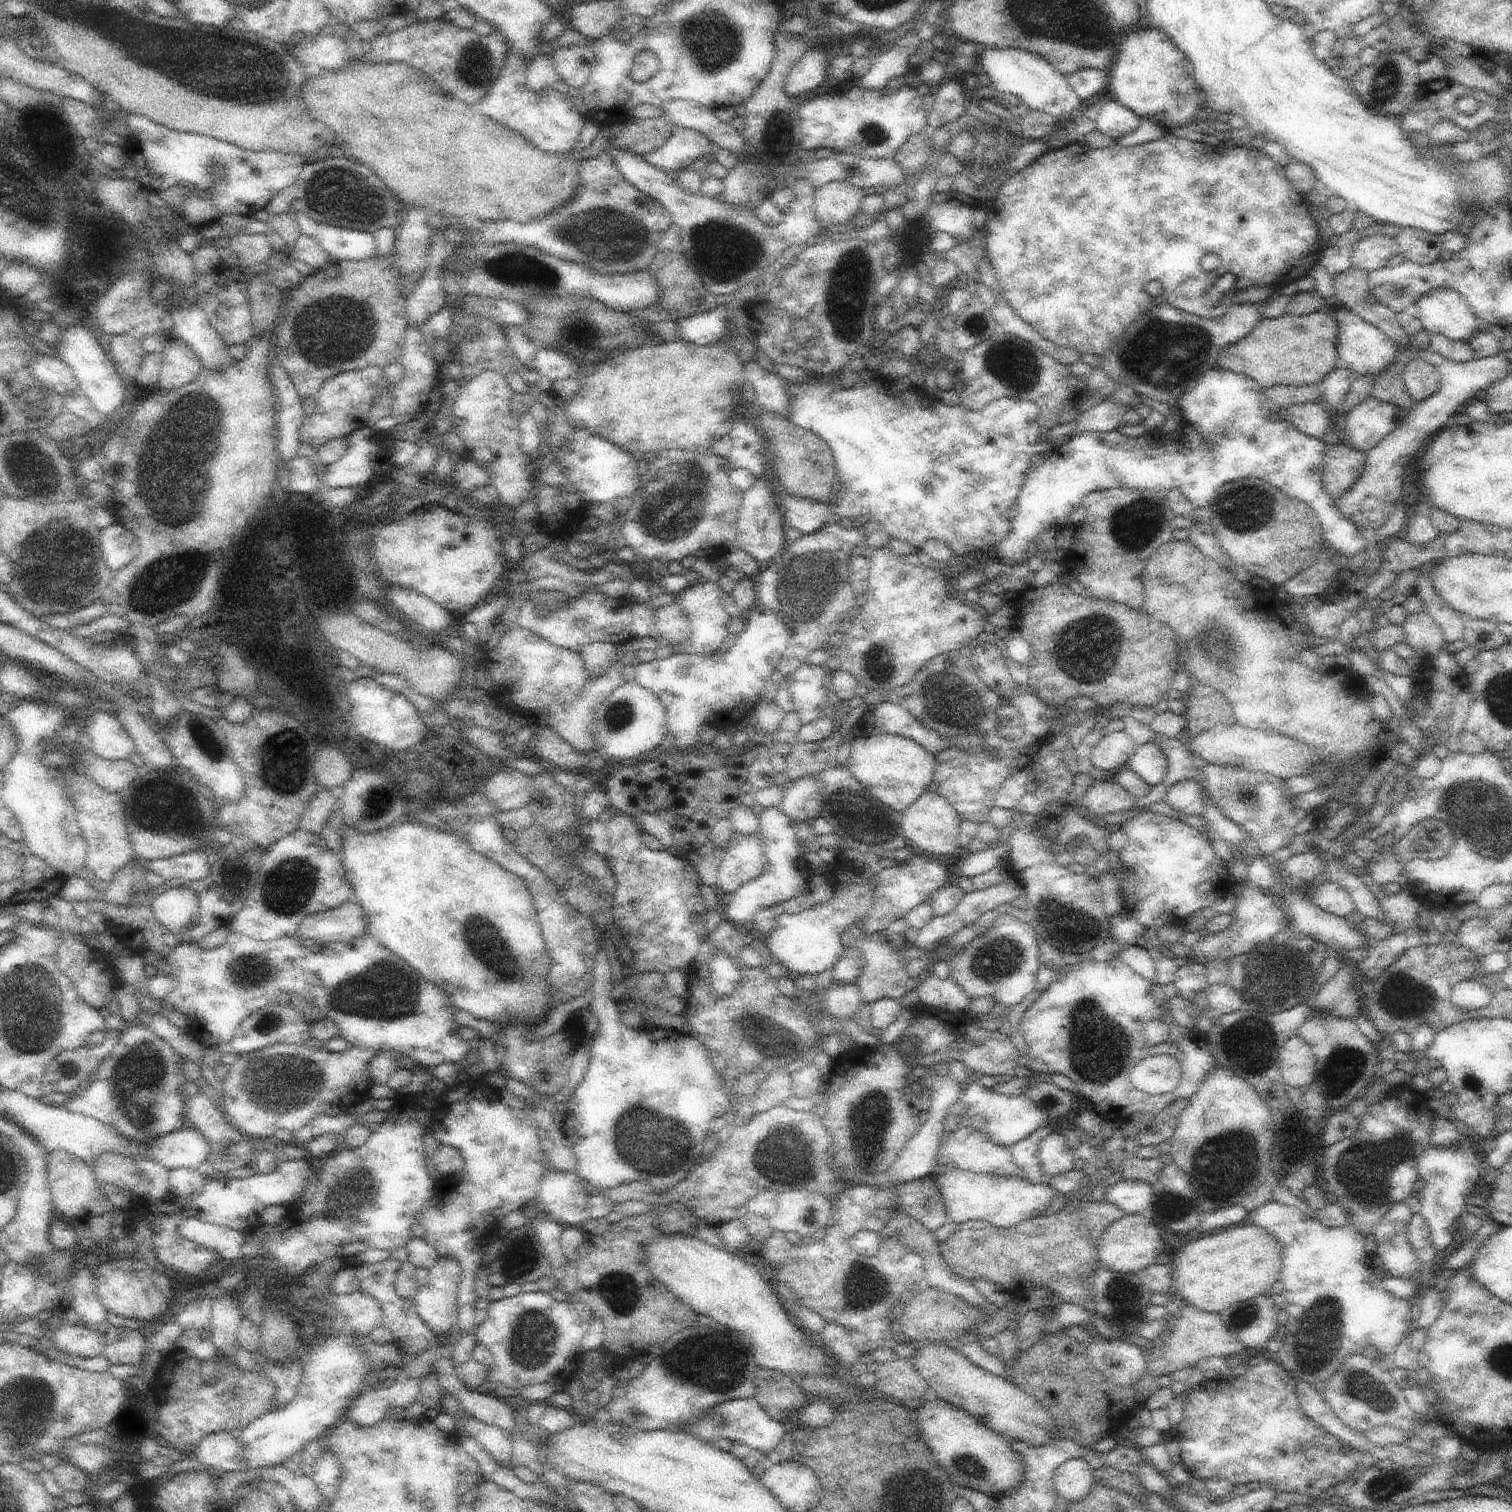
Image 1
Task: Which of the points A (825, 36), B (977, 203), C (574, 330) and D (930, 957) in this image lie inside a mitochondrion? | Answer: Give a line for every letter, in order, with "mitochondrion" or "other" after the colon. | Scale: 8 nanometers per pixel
A: other
B: other
C: mitochondrion
D: other

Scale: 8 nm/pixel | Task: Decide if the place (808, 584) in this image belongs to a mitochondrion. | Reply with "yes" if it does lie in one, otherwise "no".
yes

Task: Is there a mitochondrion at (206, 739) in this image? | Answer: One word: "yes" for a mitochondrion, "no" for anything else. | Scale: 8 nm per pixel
yes

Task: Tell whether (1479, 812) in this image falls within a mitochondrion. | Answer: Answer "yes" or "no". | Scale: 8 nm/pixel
yes

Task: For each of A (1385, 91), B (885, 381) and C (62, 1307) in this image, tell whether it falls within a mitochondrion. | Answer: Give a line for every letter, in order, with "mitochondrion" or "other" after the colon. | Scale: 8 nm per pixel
A: mitochondrion
B: other
C: other

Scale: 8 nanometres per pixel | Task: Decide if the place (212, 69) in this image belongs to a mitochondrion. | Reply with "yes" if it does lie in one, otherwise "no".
yes

